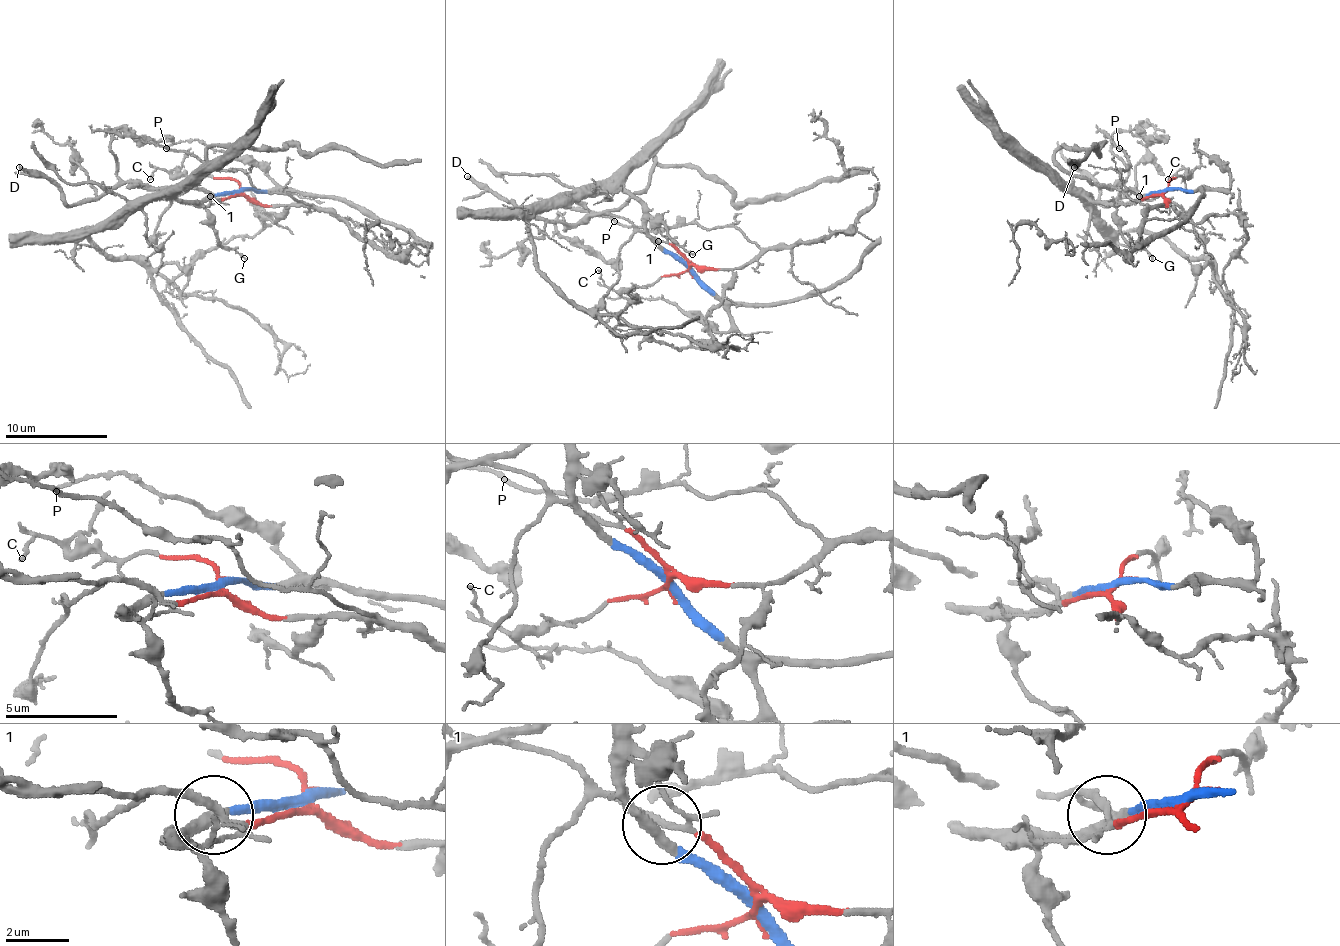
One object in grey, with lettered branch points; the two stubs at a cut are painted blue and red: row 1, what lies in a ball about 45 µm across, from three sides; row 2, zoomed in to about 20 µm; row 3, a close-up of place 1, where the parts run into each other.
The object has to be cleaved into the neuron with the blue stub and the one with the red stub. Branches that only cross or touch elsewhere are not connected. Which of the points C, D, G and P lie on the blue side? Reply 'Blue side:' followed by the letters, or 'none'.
Blue side: G

